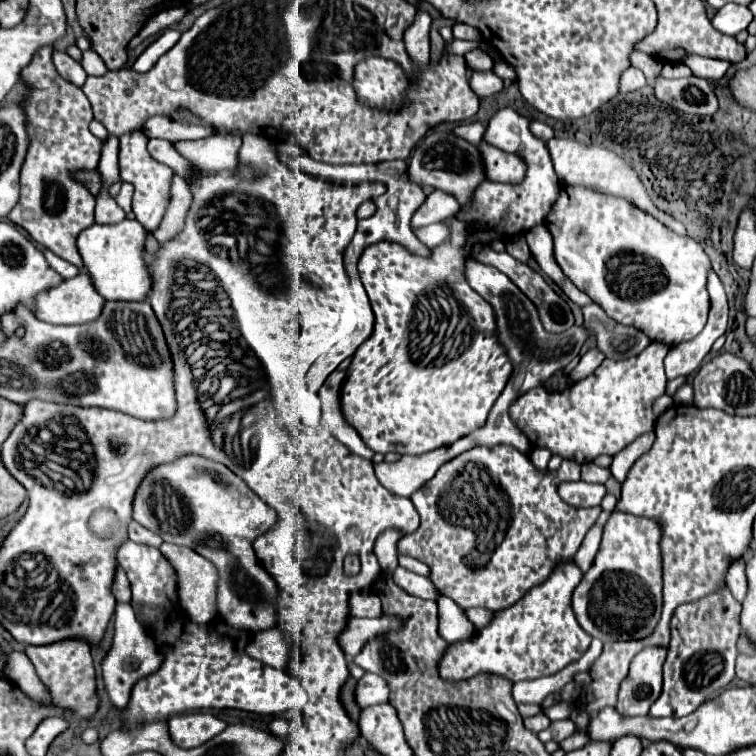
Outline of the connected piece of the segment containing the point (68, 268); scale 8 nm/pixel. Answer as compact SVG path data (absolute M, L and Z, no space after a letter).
M42 250L44 252L44 256L46 256L46 260L48 260L48 264L62 276L62 278L74 278L74 276L78 276L80 272L78 272L78 268L74 266L74 264L70 264L70 262L66 262L66 260L62 260L62 258L58 258L54 252L50 252L50 250Z

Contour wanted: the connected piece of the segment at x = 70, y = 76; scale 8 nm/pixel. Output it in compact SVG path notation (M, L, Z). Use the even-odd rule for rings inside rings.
M54 52L54 54L52 54L52 62L54 62L58 74L60 74L62 78L66 78L70 84L74 84L74 86L82 86L82 84L84 84L84 80L86 80L84 68L82 68L78 62L74 62L68 54L64 54L64 52Z

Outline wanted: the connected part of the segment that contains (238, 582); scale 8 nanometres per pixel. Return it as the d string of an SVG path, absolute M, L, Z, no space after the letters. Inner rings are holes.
M184 456L172 464L154 468L150 478L142 482L134 498L134 520L144 528L160 534L164 542L184 544L210 562L216 564L220 572L218 580L218 616L234 628L244 630L268 630L278 622L278 584L274 578L258 564L254 554L254 540L262 536L276 524L276 512L266 506L242 478L234 476L224 464L200 458ZM166 482L178 490L190 508L190 522L184 532L170 534L160 530L160 522L152 510L152 496L156 484Z

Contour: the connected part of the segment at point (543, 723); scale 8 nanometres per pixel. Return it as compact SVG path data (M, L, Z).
M540 712L540 714L532 716L532 718L524 718L524 726L528 730L532 730L534 734L538 734L538 732L542 732L542 730L546 730L550 726L550 720Z

